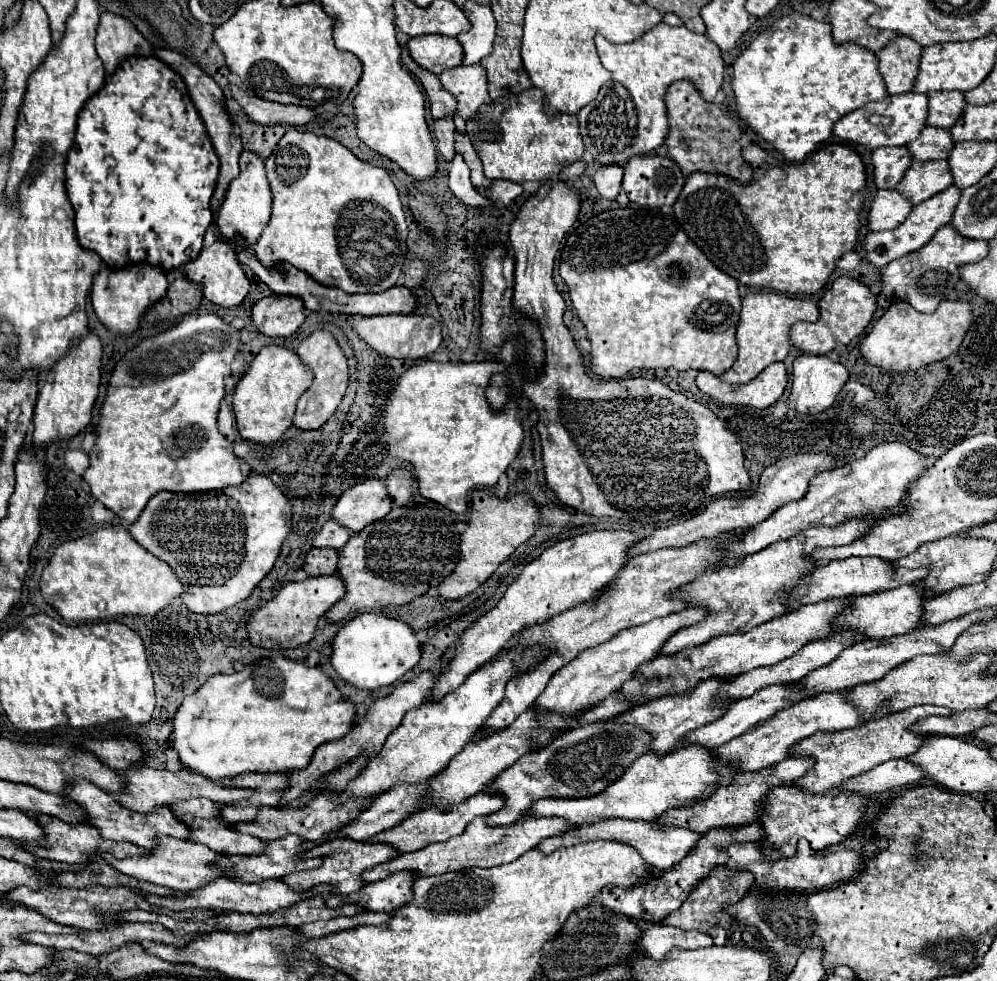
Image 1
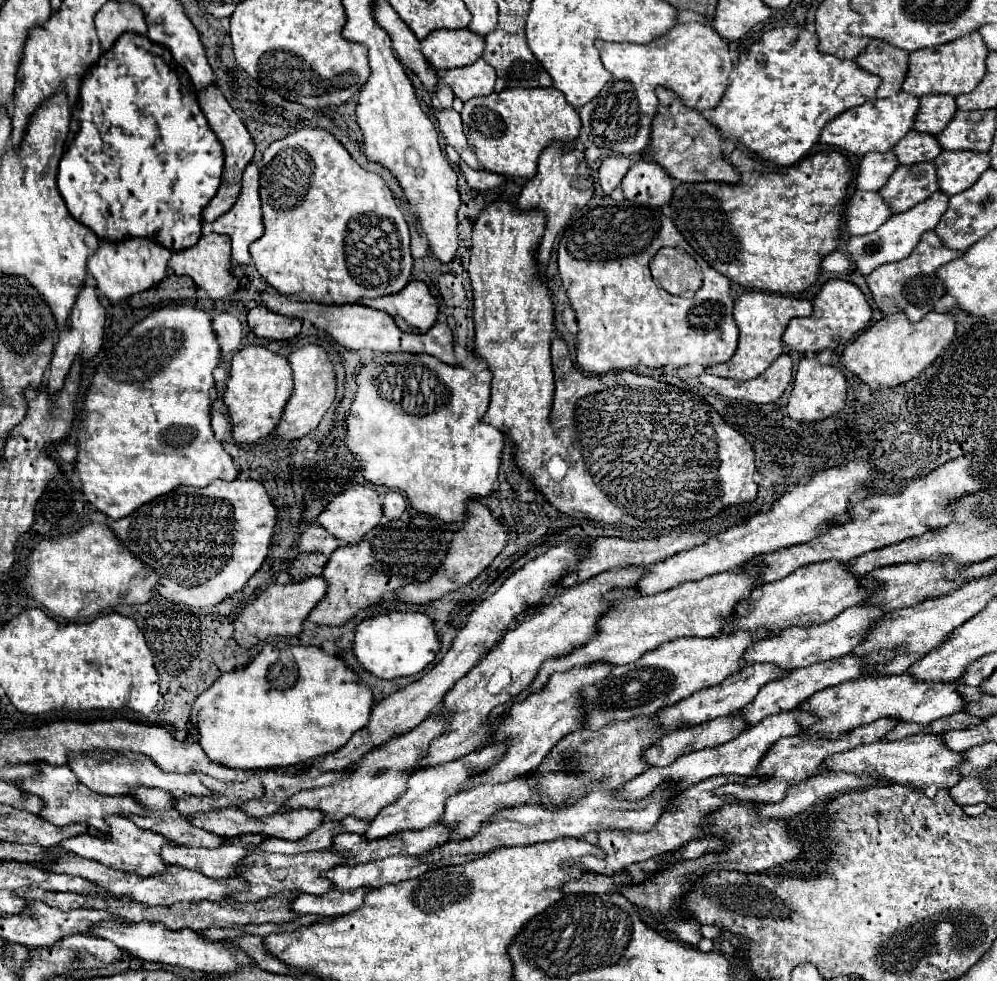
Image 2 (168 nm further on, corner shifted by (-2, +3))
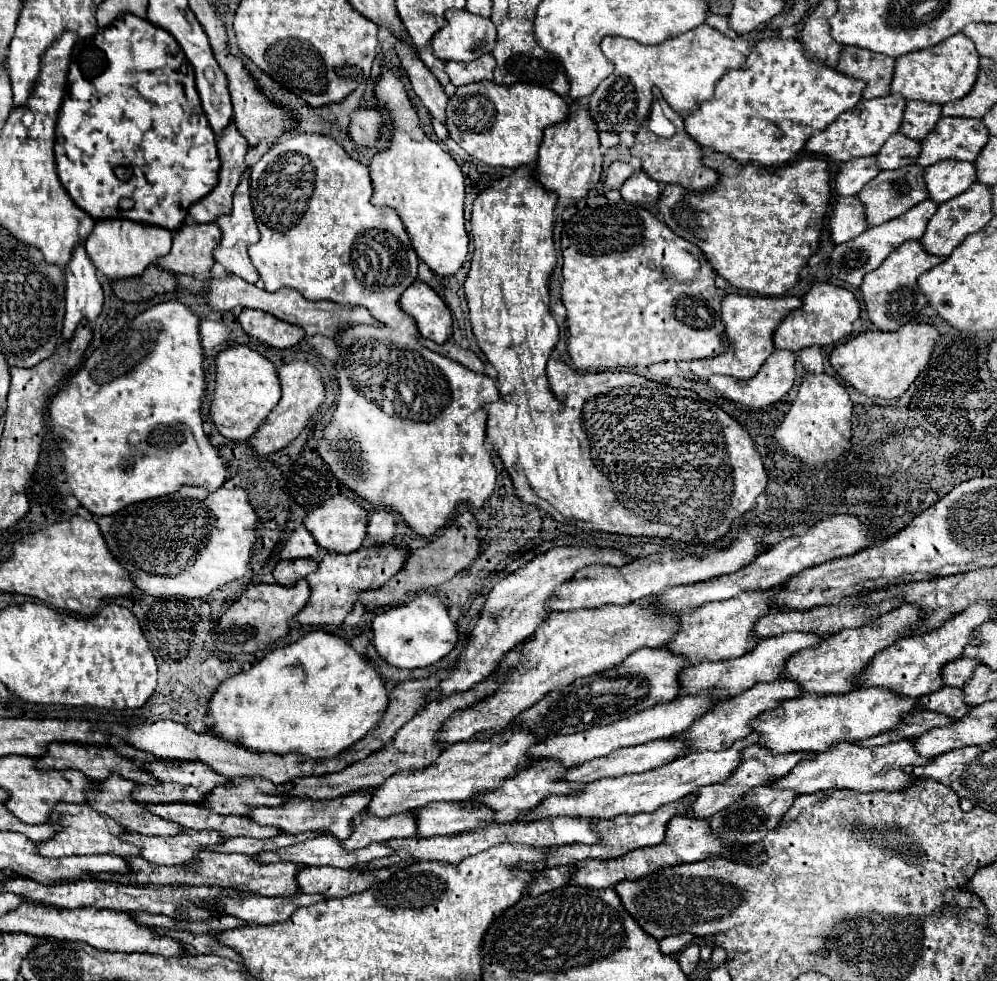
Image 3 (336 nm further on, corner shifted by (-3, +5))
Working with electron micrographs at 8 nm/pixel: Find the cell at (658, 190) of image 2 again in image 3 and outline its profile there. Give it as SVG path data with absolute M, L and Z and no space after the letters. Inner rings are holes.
M643 170L635 172L619 190L621 196L633 204L655 204L661 198L661 184L649 178Z

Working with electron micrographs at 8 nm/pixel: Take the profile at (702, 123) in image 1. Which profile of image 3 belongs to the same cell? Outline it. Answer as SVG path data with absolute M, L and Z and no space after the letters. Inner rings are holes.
M653 88L653 96L655 100L661 104L665 116L677 126L677 132L675 136L671 138L661 138L661 136L655 136L651 130L637 130L635 134L635 146L631 148L633 156L637 156L641 160L641 168L651 176L655 178L657 182L665 182L665 184L679 184L687 190L705 190L709 186L715 186L719 182L719 172L707 168L703 164L703 148L699 142L691 140L685 132L685 122L683 122L683 116L679 112L675 112L663 98L663 94Z

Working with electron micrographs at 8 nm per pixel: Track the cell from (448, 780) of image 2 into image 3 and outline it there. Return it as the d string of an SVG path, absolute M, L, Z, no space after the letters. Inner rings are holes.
M369 812L361 814L361 818L355 818L353 834L343 842L345 850L357 850L365 848L373 842L383 842L391 838L409 838L417 836L417 822L413 818L413 812L401 812L393 814L389 818L377 818Z

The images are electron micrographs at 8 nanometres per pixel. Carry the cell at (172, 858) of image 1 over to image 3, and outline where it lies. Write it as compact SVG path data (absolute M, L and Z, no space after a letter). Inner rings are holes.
M65 804L65 806L57 806L55 808L55 820L57 824L61 824L61 832L39 844L39 852L49 856L49 858L59 858L59 856L73 856L73 854L117 854L123 858L131 858L131 856L139 856L141 850L137 850L137 846L133 846L131 842L123 840L123 836L127 834L127 830L113 822L113 818L95 812L91 806L73 806L73 804Z

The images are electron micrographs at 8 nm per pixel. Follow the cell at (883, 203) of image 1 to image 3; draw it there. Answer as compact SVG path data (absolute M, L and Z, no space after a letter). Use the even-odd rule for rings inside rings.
M857 196L853 198L837 198L833 206L833 214L829 218L829 228L831 228L831 238L835 244L843 244L847 240L853 240L861 232L869 228L867 216L865 216L865 206Z

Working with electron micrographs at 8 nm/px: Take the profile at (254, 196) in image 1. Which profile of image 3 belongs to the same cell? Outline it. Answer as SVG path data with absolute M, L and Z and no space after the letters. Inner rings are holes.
M249 170L241 176L241 182L239 182L235 194L233 194L233 210L231 210L231 214L219 216L215 222L217 222L217 226L219 226L221 232L223 232L223 238L221 238L219 246L217 246L217 250L213 252L215 262L223 264L231 274L235 274L235 276L239 276L239 278L243 278L243 280L255 284L255 282L259 280L259 274L257 274L255 266L251 264L251 258L249 258L249 254L247 254L247 246L249 246L251 242L257 242L257 240L261 238L261 234L259 234L259 230L257 230L255 216L253 216L253 206L251 206Z

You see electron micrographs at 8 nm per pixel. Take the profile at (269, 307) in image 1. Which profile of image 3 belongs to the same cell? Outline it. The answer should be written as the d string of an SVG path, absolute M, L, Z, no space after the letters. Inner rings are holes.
M243 310L239 314L239 322L249 336L263 340L273 348L295 346L305 336L299 326L281 322L279 318L273 318L273 314L265 314L263 310Z

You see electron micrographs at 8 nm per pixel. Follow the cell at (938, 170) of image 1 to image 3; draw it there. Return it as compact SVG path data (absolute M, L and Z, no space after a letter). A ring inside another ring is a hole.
M909 164L909 166L897 168L897 170L889 170L889 172L885 172L885 170L879 172L877 178L873 178L873 182L869 182L869 186L865 186L865 190L861 190L861 194L859 194L861 202L865 204L869 226L877 226L887 220L893 220L893 218L901 216L903 212L907 212L909 208L913 208L915 204L929 198L923 176L925 176L925 168L917 166L917 164Z

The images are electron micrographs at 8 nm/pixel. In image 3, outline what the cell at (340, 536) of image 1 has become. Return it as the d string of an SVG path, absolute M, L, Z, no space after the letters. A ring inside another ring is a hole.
M299 526L291 538L287 540L285 548L281 550L281 558L319 558L319 554L323 554L323 550L317 546L317 542L313 542L309 530L305 530L305 526Z

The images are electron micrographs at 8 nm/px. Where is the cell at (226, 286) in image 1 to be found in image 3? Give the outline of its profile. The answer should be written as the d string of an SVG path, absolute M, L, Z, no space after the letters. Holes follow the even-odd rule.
M215 224L181 226L173 234L173 248L157 264L173 274L203 274L215 264L213 250L221 242L221 230Z

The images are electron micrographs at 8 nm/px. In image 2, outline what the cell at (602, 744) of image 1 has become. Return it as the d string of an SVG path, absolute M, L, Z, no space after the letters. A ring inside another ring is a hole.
M518 776L506 784L494 784L494 786L492 784L480 784L474 790L450 796L446 800L444 814L440 818L440 824L446 824L450 828L450 840L462 840L462 838L472 836L500 808L514 808L514 806L536 802L536 792L532 792L528 780L530 780L530 776Z

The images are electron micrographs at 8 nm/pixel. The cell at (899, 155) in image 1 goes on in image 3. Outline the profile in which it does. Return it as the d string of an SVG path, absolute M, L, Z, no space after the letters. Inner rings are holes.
M861 156L845 162L837 174L835 188L841 196L859 194L861 188L871 182L879 174L879 166L875 156Z

